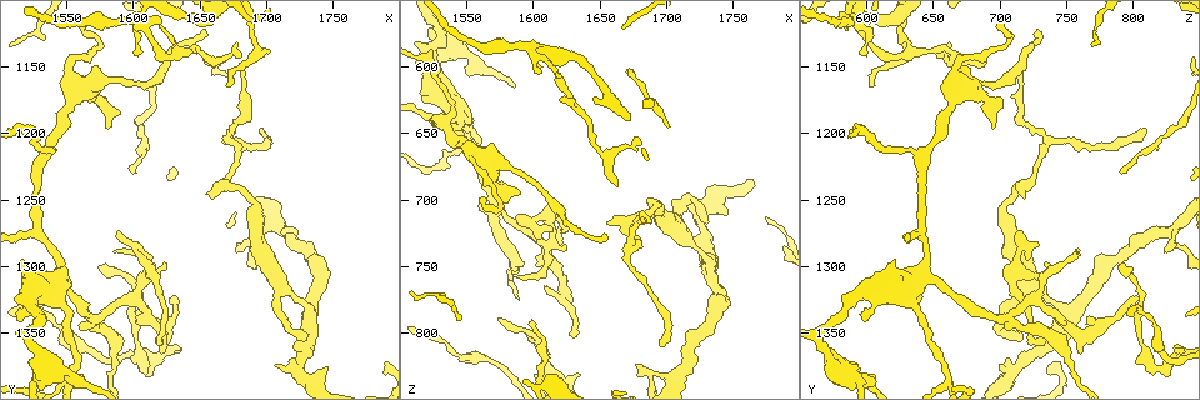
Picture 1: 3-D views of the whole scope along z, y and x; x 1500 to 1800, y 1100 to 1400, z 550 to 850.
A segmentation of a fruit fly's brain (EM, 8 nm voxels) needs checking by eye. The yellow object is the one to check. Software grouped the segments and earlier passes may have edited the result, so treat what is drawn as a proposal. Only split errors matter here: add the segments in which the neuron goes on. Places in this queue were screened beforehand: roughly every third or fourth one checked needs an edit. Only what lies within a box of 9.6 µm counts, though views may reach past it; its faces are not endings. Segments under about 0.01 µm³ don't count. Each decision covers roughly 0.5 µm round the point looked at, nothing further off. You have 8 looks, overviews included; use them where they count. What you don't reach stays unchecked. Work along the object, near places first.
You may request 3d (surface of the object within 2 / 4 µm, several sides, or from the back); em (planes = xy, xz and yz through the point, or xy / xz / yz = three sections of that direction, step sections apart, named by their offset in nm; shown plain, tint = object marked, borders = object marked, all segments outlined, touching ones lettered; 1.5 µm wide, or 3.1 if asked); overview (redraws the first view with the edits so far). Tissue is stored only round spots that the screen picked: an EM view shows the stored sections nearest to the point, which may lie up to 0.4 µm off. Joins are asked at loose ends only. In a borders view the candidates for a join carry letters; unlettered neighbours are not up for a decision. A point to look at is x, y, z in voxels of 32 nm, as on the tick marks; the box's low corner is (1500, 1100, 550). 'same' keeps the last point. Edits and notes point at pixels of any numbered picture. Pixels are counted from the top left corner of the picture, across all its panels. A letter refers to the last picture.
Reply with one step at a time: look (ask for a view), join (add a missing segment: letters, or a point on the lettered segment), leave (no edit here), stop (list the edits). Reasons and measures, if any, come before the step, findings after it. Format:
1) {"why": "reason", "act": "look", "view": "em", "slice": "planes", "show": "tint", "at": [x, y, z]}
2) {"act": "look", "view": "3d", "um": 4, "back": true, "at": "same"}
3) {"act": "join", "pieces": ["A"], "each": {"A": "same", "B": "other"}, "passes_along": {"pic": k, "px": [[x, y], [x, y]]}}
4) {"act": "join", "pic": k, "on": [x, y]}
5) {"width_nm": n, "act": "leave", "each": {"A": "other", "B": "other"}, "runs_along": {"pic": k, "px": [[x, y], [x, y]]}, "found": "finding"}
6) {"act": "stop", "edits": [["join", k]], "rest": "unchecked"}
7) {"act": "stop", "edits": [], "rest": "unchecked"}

{"why": "thin end", "act": "look", "view": "3d", "um": 4, "at": [1698, 1198, 810]}

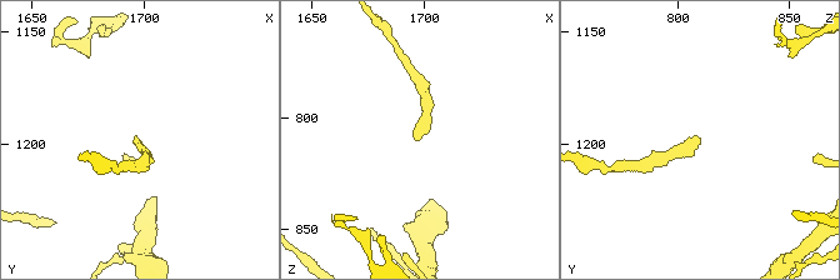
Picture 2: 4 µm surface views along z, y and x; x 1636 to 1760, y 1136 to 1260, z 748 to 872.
{"why": "need the tissue", "act": "look", "view": "em", "slice": "planes", "show": "tint", "at": [1695, 1198, 810]}

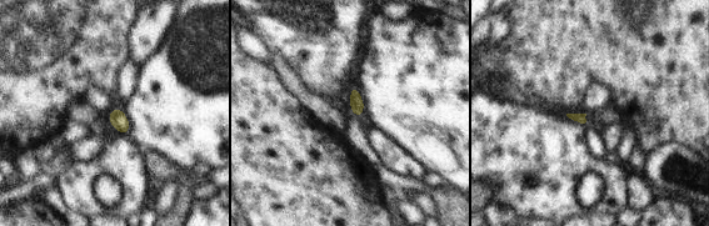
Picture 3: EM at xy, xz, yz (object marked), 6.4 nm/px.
{"why": "what lies round it", "act": "look", "view": "em", "slice": "planes", "show": "borders", "at": "same"}

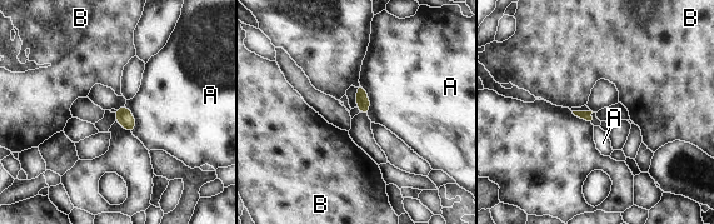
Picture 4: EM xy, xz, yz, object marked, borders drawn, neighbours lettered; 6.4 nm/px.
{"longest_contact_nm": ["A", 220], "act": "leave", "each": {"A": "other", "B": "other"}, "border": {"pic": 4, "px": [[360, 83], [369, 98], [368, 115]]}, "found": "no lettered segment goes on from it"}

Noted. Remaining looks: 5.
{"why": "branch stops here", "act": "look", "view": "3d", "um": 4, "at": [1658, 1248, 720]}

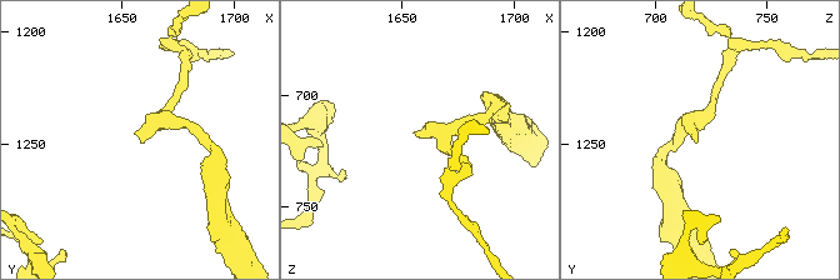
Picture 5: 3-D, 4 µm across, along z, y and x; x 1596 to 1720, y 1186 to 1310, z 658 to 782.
{"why": "need the tissue", "act": "look", "view": "em", "slice": "planes", "show": "borders", "at": [1658, 1249, 718]}

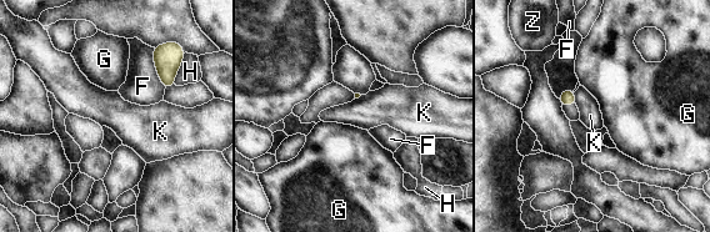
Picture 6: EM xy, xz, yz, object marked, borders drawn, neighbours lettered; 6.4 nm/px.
{"act": "leave", "each": {"F": "other", "G": "other", "H": "other", "K": "other", "Z": "other"}, "border": {"pic": 6, "px": [[574, 91], [576, 104]]}, "found": "no lettered segment goes on from it"}

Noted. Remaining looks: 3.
{"why": "tapers out", "act": "look", "view": "em", "slice": "planes", "show": "borders", "at": [1600, 1228, 790]}

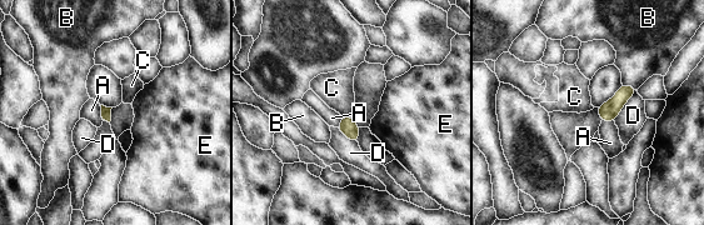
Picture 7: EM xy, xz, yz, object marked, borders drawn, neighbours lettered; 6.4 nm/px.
{"act": "leave", "each": {"A": "other", "B": "other", "C": "other", "D": "other", "E": "other"}, "border": {"pic": 7, "px": [[341, 115], [350, 116]]}, "found": "no lettered segment goes on from it"}

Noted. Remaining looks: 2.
{"act": "stop", "edits": [], "rest": "unchecked"}

